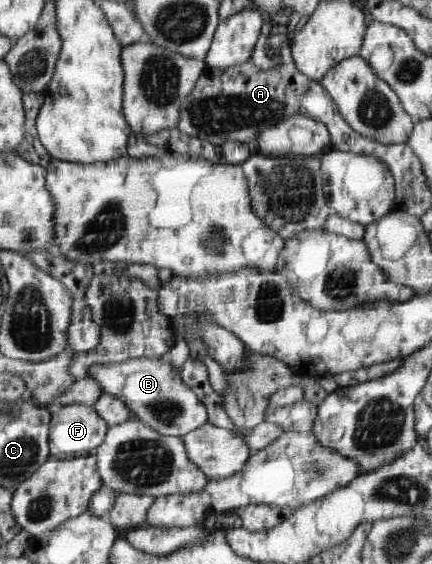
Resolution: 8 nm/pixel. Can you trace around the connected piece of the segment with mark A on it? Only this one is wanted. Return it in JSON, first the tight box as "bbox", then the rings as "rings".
{"bbox":[178,33,381,155],"rings":[[[285,33],[280,43],[283,60],[271,69],[261,69],[251,62],[225,68],[207,66],[191,95],[183,101],[178,126],[180,131],[194,139],[207,141],[215,149],[229,139],[252,144],[267,127],[297,114],[314,117],[326,124],[330,129],[333,149],[373,155],[381,143],[351,127],[322,83],[311,80],[297,68],[291,43],[290,35]]]}

